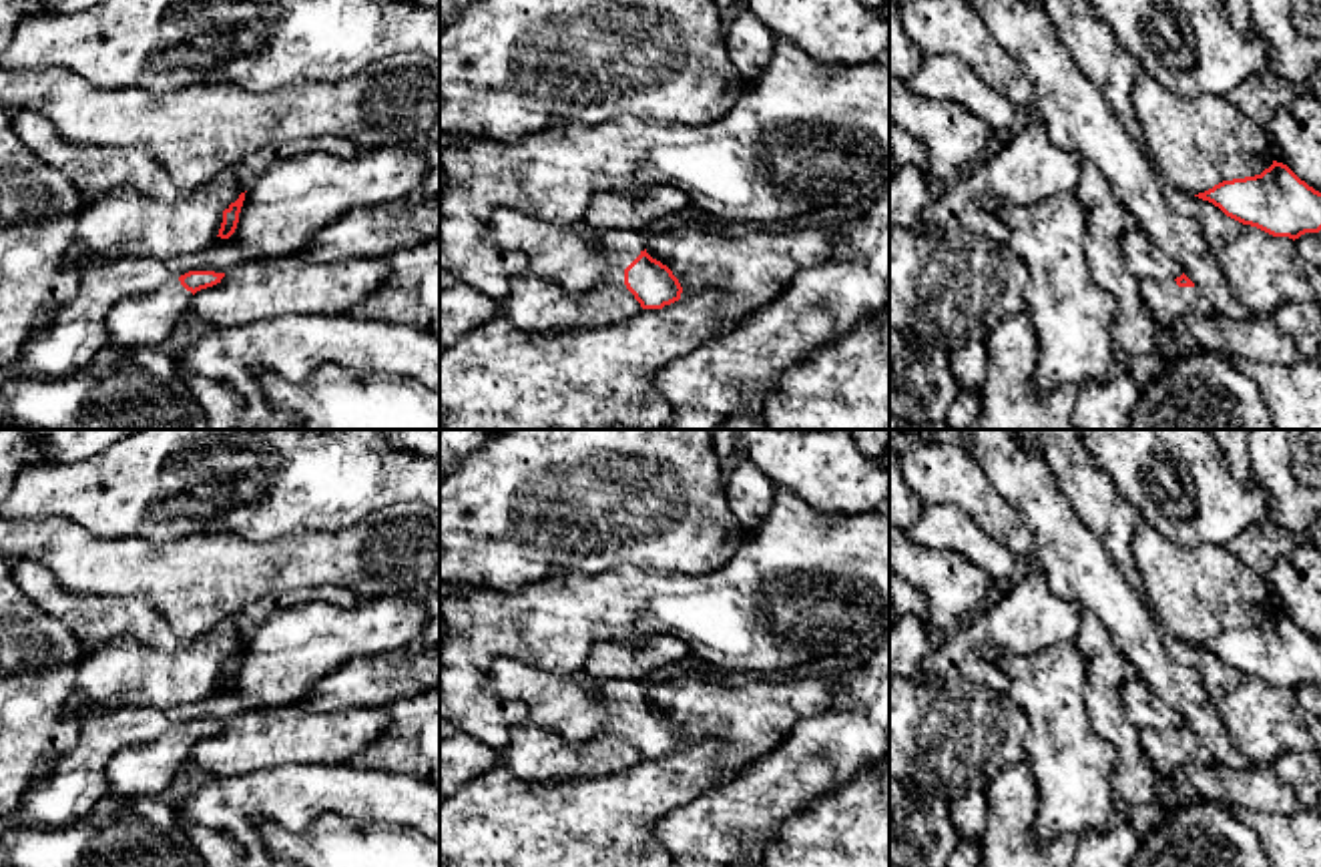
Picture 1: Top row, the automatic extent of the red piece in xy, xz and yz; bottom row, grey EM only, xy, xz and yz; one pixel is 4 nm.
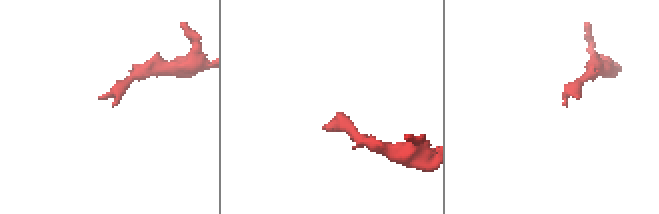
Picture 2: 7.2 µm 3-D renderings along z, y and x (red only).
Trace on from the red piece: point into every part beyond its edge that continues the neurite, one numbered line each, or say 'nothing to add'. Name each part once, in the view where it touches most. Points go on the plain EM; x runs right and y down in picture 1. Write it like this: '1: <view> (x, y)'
1: xz (623, 697)

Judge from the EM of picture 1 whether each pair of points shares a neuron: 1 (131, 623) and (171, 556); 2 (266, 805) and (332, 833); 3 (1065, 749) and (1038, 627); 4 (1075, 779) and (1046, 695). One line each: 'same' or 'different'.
1: different
2: different
3: different
4: same

